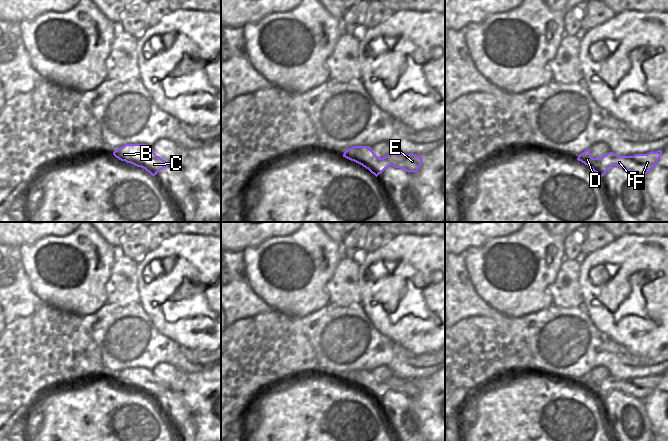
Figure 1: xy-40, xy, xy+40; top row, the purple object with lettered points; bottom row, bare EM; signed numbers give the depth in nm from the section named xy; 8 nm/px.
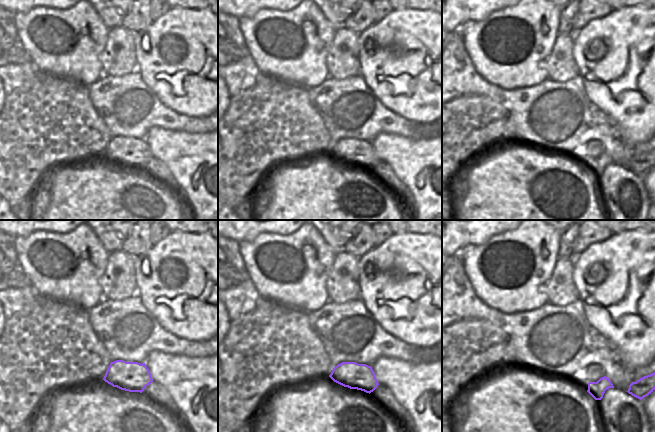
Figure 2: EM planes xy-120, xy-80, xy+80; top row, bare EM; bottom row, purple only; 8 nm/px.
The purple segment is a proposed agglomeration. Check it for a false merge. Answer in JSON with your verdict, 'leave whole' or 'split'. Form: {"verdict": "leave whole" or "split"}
{"verdict": "leave whole"}

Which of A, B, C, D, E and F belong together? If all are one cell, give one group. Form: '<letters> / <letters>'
A B C D E F

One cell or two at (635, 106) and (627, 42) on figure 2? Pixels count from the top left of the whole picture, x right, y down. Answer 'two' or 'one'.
one

